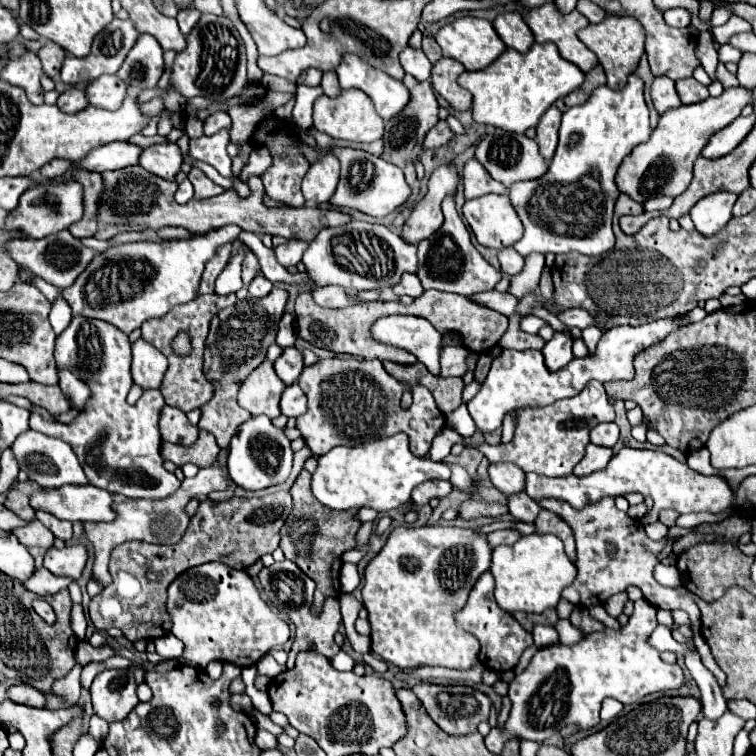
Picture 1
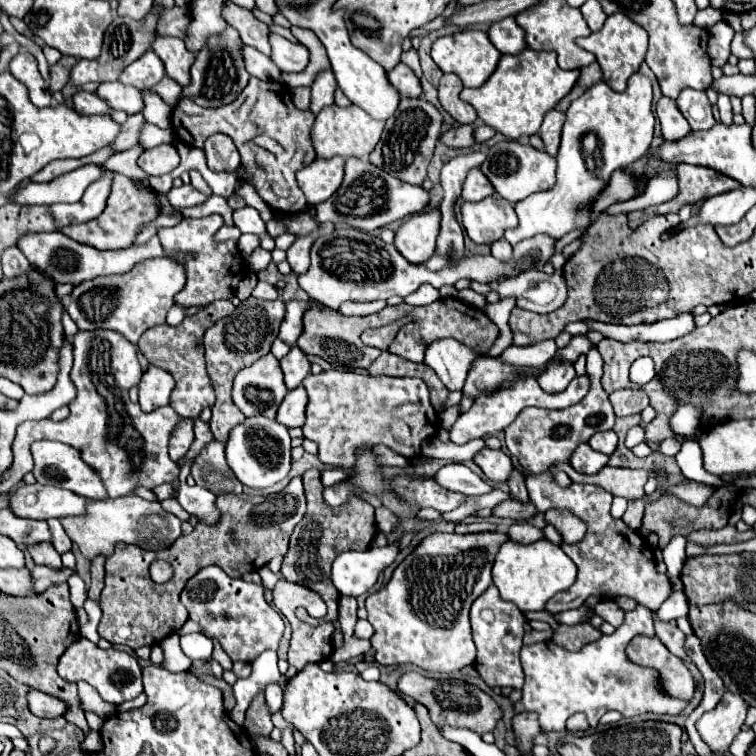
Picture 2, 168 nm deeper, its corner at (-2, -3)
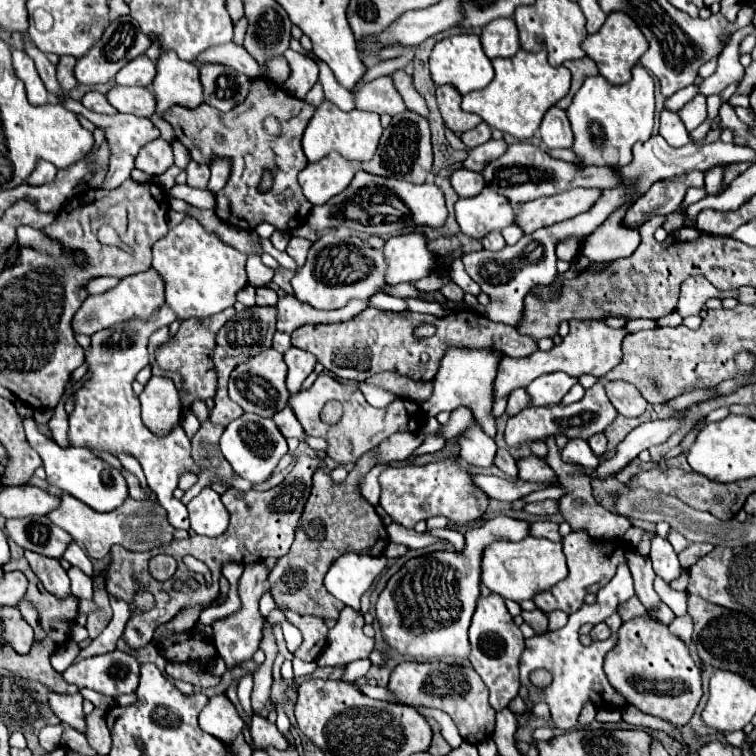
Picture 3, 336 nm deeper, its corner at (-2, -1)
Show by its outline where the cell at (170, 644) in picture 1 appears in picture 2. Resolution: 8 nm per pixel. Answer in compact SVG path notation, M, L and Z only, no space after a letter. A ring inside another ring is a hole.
M201 633L181 635L181 649L191 659L205 659L205 661L209 661L211 655L213 655L213 641L207 639Z

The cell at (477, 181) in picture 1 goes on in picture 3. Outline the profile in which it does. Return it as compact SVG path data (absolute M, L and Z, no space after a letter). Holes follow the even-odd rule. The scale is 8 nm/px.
M455 169L451 173L451 185L459 197L475 197L483 191L485 181L483 181L481 173L467 171L467 169Z

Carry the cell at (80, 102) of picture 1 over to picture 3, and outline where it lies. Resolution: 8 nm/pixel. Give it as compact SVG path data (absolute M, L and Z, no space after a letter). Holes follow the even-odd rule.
M97 91L85 93L81 103L83 103L83 107L87 107L87 109L91 109L95 113L103 113L103 115L113 115L115 113L115 107L111 107L109 101L105 99L105 95L101 95Z

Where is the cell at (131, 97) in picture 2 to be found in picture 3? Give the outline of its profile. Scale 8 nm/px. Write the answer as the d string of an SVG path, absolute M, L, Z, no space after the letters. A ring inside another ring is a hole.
M113 85L107 93L107 101L119 113L133 113L139 117L151 117L155 111L155 97L145 87Z

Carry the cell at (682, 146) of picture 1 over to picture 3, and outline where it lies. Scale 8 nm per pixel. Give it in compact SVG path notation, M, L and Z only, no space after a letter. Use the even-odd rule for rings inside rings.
M575 187L551 197L539 197L531 203L525 203L515 221L519 223L519 227L523 227L525 233L531 233L539 227L547 227L551 223L571 219L579 213L587 213L591 209L591 203L595 203L601 195L603 189Z

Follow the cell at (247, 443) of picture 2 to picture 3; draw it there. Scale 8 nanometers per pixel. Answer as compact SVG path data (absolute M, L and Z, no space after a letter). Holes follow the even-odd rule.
M243 413L239 419L231 421L225 427L225 433L221 437L221 453L223 453L223 457L231 463L231 467L235 469L237 475L241 475L243 479L251 481L253 485L265 483L271 477L271 473L275 471L279 459L287 451L289 451L287 449L287 441L279 433L275 421L259 417L255 413Z

